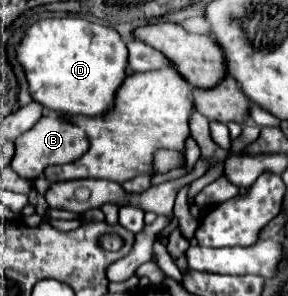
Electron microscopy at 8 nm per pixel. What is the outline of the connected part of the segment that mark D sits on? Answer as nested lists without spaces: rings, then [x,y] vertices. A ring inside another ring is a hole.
[[[69,16],[69,18],[41,20],[31,28],[27,28],[27,34],[19,44],[19,62],[25,68],[33,100],[39,102],[43,108],[65,116],[103,116],[113,110],[115,94],[127,78],[129,50],[115,28]]]

